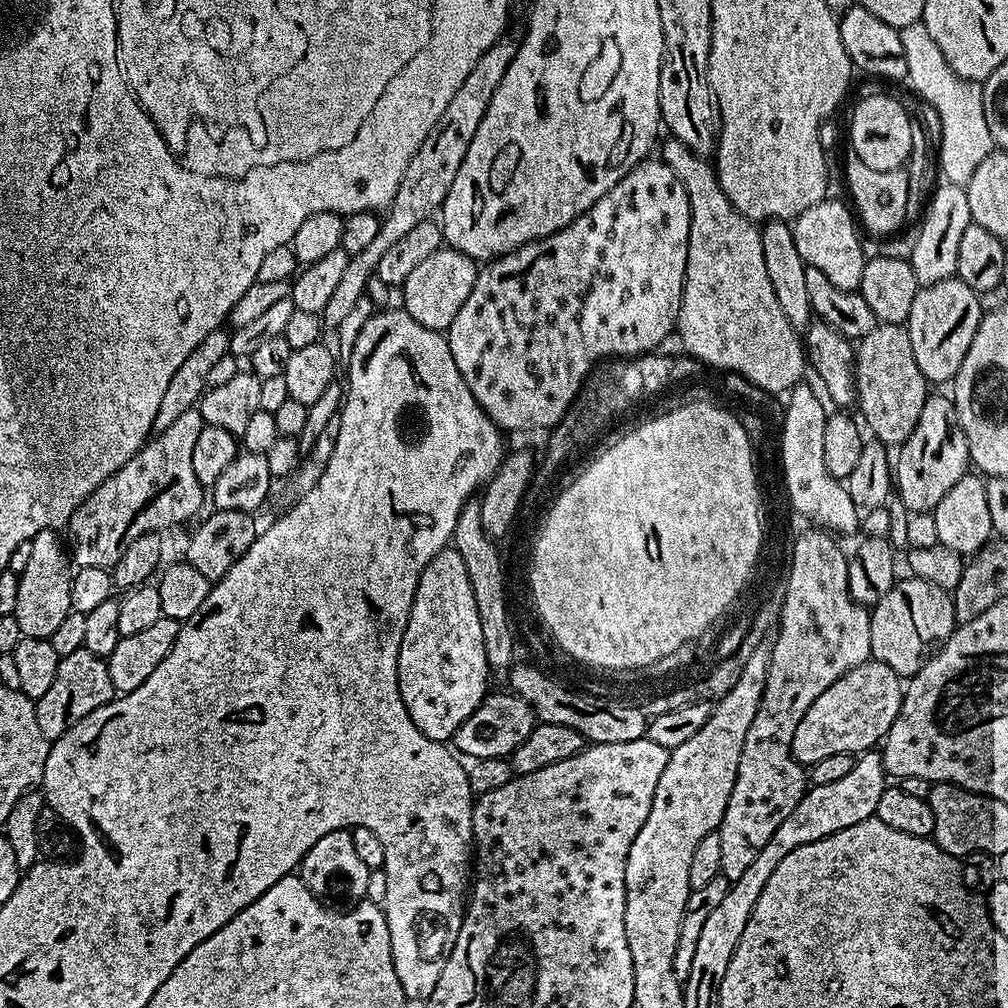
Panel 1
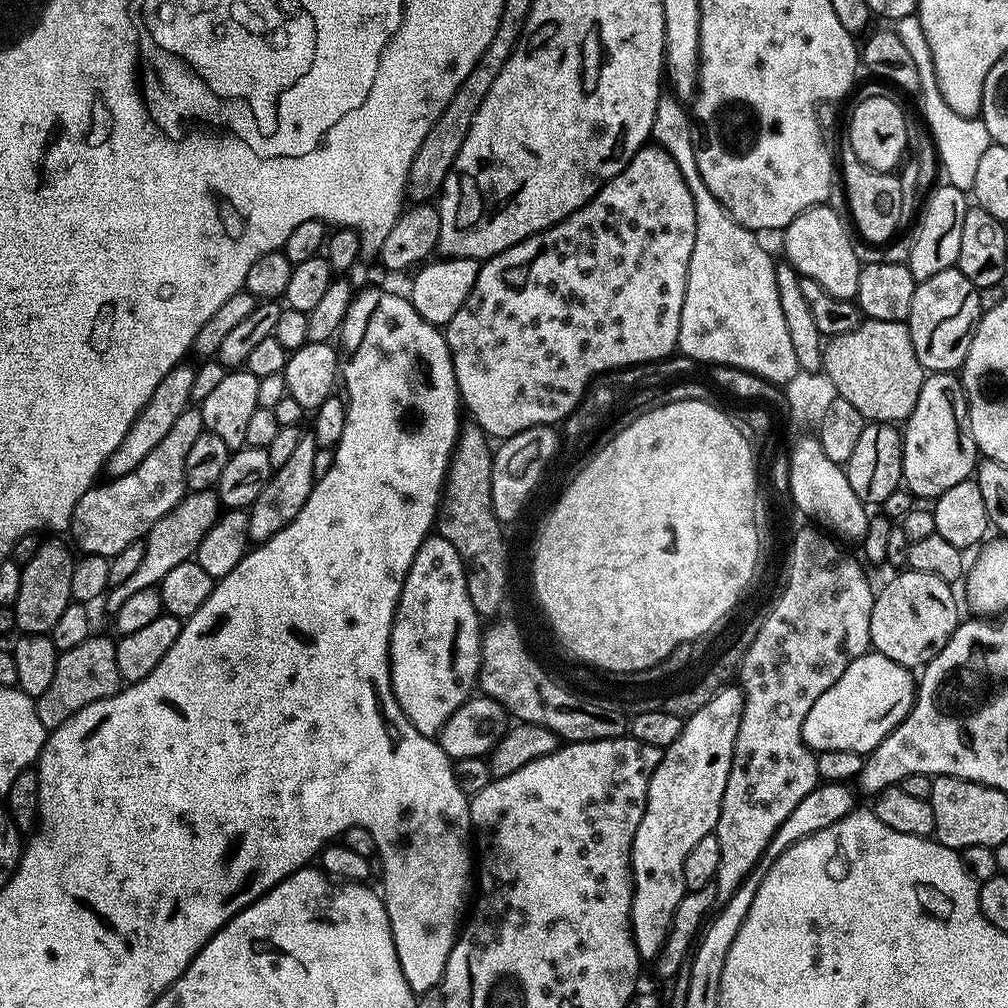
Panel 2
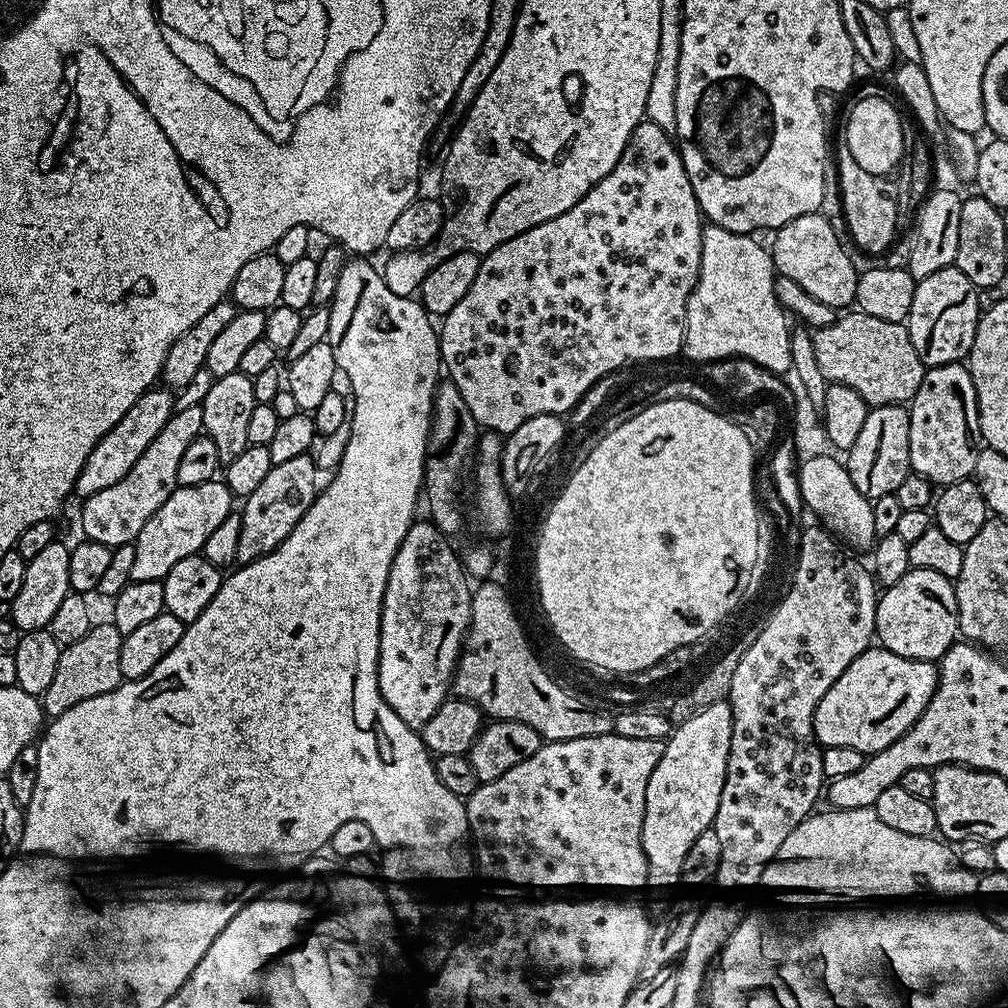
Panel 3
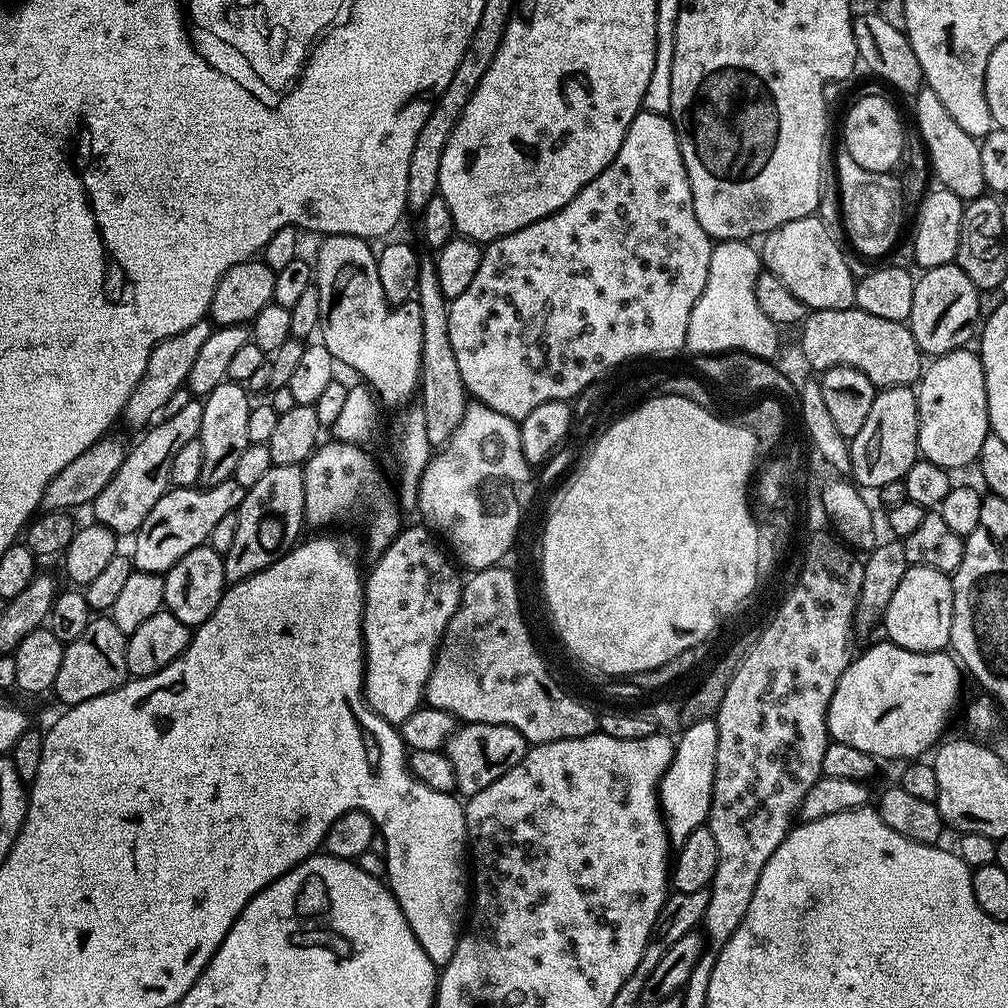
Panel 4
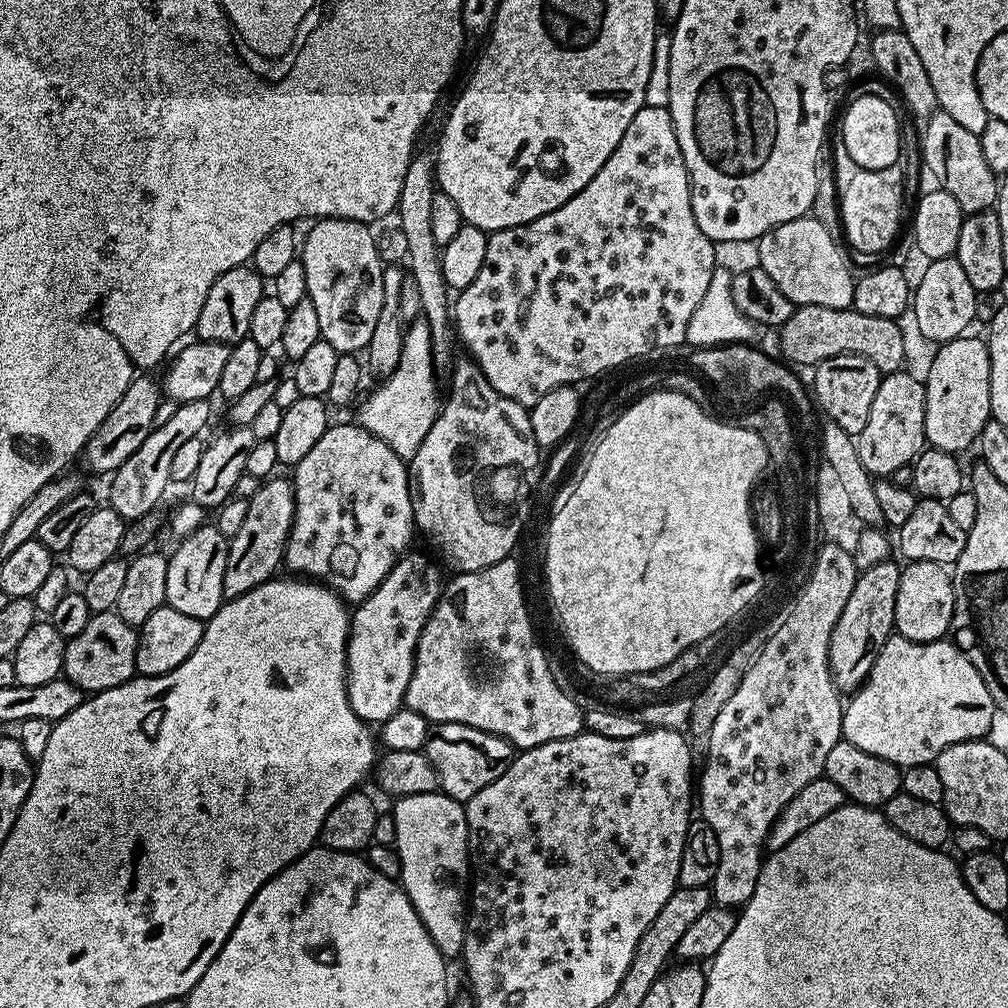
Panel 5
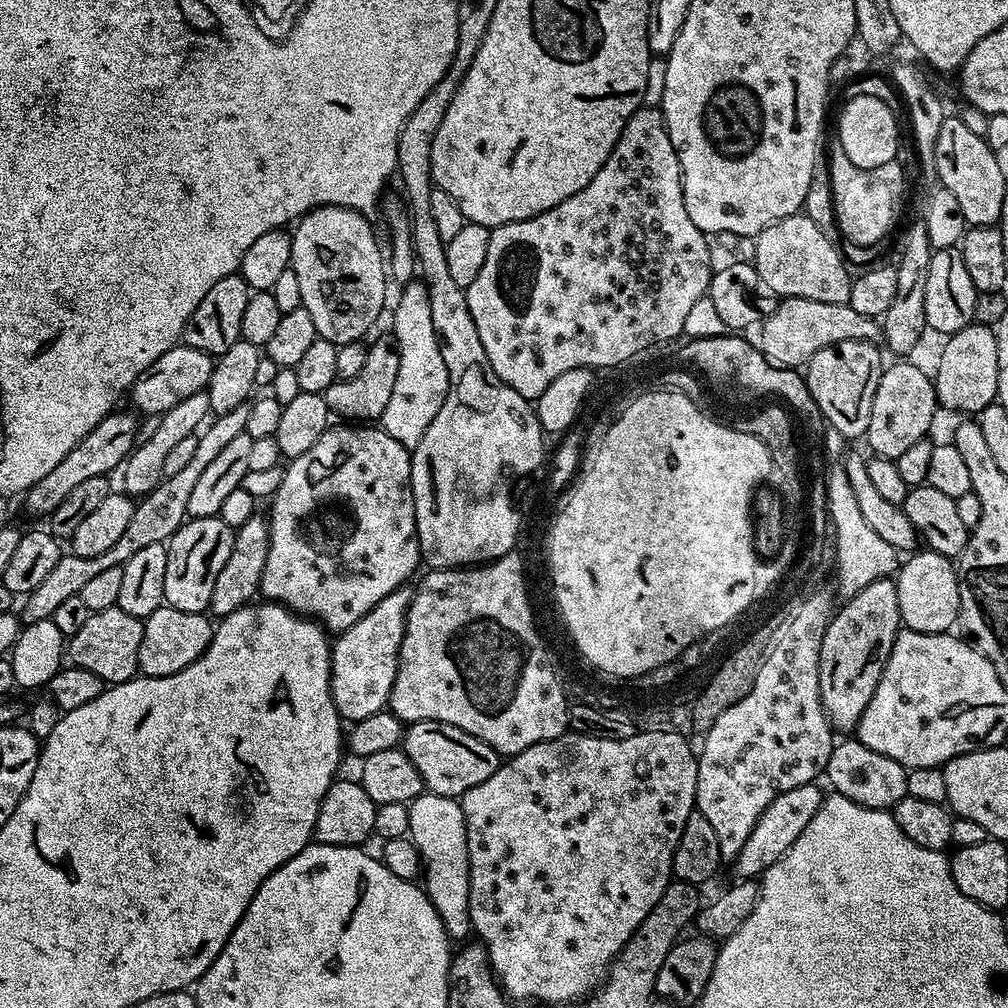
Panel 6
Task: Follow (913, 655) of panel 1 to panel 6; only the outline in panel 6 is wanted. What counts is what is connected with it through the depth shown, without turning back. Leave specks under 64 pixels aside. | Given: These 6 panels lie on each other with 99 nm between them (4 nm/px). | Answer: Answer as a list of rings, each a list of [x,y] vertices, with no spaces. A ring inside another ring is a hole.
[[[917,550],[901,563],[895,577],[898,610],[903,627],[910,632],[948,632],[960,613],[960,577],[949,557]]]

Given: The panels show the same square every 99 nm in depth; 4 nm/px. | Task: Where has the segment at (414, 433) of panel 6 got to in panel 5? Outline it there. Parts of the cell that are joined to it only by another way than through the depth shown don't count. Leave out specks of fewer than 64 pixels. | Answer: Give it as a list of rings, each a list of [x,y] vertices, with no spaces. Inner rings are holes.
[[[417,318],[407,325],[398,366],[383,381],[384,385],[360,408],[358,423],[370,434],[382,438],[398,458],[411,462],[422,446],[422,438],[430,434],[436,415],[442,407],[442,396],[436,393],[438,371],[432,357],[431,330],[426,320]]]

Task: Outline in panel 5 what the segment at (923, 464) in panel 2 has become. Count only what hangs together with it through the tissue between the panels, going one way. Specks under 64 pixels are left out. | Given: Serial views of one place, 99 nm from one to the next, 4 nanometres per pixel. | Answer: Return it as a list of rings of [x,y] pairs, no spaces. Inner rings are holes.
[[[973,334],[947,340],[935,349],[936,357],[928,364],[924,380],[926,426],[924,439],[933,449],[961,454],[975,445],[980,431],[992,415],[990,406],[990,354],[988,345]]]

